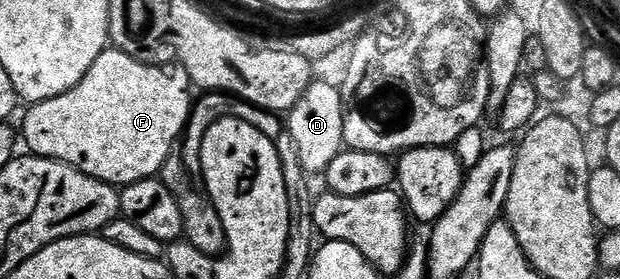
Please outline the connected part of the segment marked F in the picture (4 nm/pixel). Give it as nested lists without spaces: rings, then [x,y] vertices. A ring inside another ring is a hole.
[[[110,46],[106,51],[100,54],[100,58],[96,58],[96,62],[92,62],[92,70],[88,70],[88,74],[84,74],[84,78],[72,90],[68,90],[64,94],[60,94],[51,100],[45,100],[39,104],[27,107],[25,110],[26,117],[22,120],[22,132],[20,128],[20,136],[26,139],[26,144],[31,153],[36,156],[43,156],[49,160],[59,160],[65,164],[70,164],[74,168],[79,168],[84,174],[88,174],[92,178],[102,180],[106,184],[115,186],[125,186],[135,184],[141,180],[149,180],[157,177],[164,162],[171,153],[175,151],[176,145],[179,143],[180,137],[186,130],[187,120],[190,117],[192,107],[192,85],[190,75],[184,71],[181,66],[174,66],[170,73],[165,72],[165,67],[155,66],[153,64],[142,64],[136,58],[132,58],[128,54],[124,54],[119,48]]]

